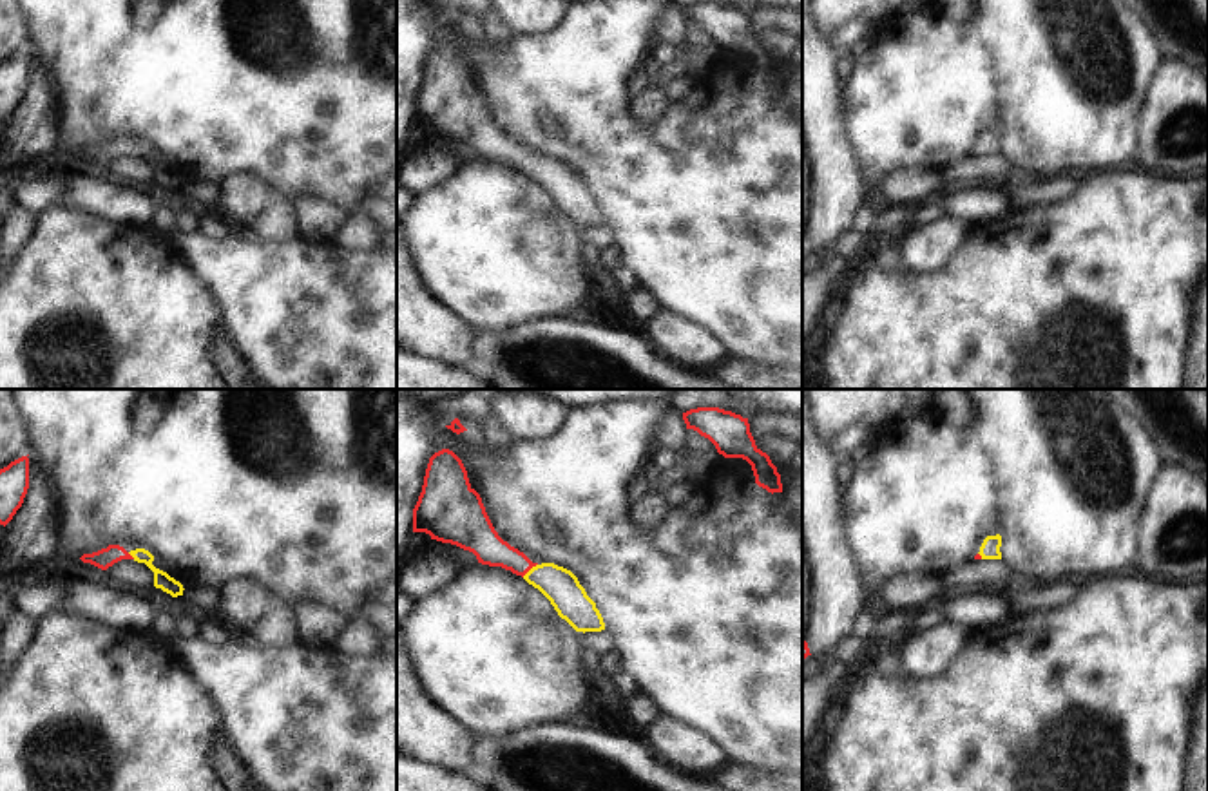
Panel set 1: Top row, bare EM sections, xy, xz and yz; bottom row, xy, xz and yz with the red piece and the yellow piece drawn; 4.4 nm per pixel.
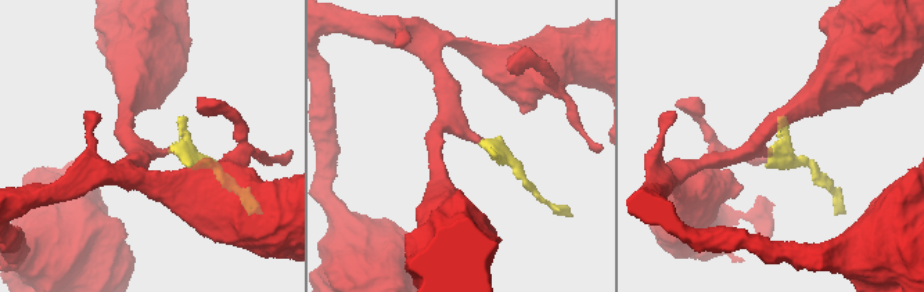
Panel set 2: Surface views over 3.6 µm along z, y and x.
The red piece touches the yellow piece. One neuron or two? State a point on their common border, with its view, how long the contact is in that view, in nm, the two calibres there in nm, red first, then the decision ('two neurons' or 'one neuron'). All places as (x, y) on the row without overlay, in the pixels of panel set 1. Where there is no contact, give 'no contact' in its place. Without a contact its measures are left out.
contact xz (529, 163); length 90 nm; calibres 150 and 160 nm; one neuron

